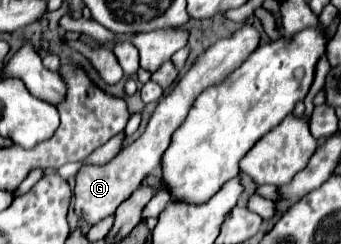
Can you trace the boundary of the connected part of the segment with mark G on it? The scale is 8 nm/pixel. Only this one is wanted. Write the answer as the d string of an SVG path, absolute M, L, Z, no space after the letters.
M242 27L230 39L220 39L218 43L214 43L204 55L200 55L200 59L194 61L192 69L186 75L180 77L180 81L168 93L168 97L160 99L146 131L134 143L130 143L124 151L120 151L112 161L108 161L104 165L84 165L84 167L80 167L80 171L76 175L76 187L74 187L74 211L76 211L76 215L80 215L90 225L96 225L98 221L114 215L116 207L140 187L142 179L148 173L152 173L154 169L160 169L162 153L166 151L172 133L184 123L184 119L186 119L188 111L192 109L196 97L202 91L206 91L208 87L222 83L234 69L238 69L244 63L244 59L258 47L258 41L260 41L260 35L254 27Z

